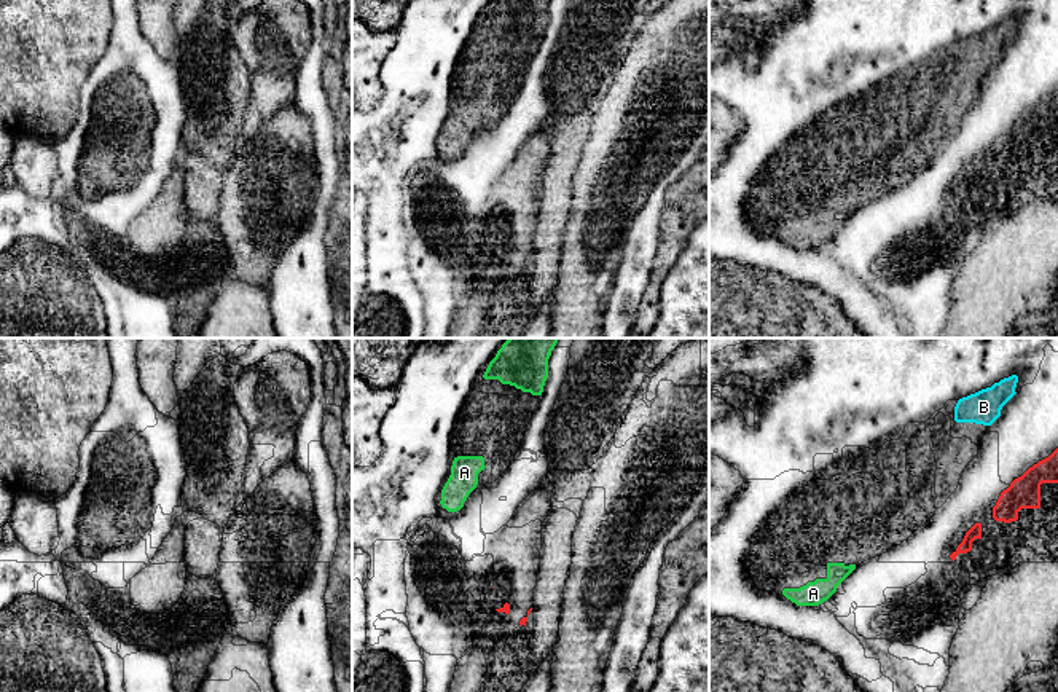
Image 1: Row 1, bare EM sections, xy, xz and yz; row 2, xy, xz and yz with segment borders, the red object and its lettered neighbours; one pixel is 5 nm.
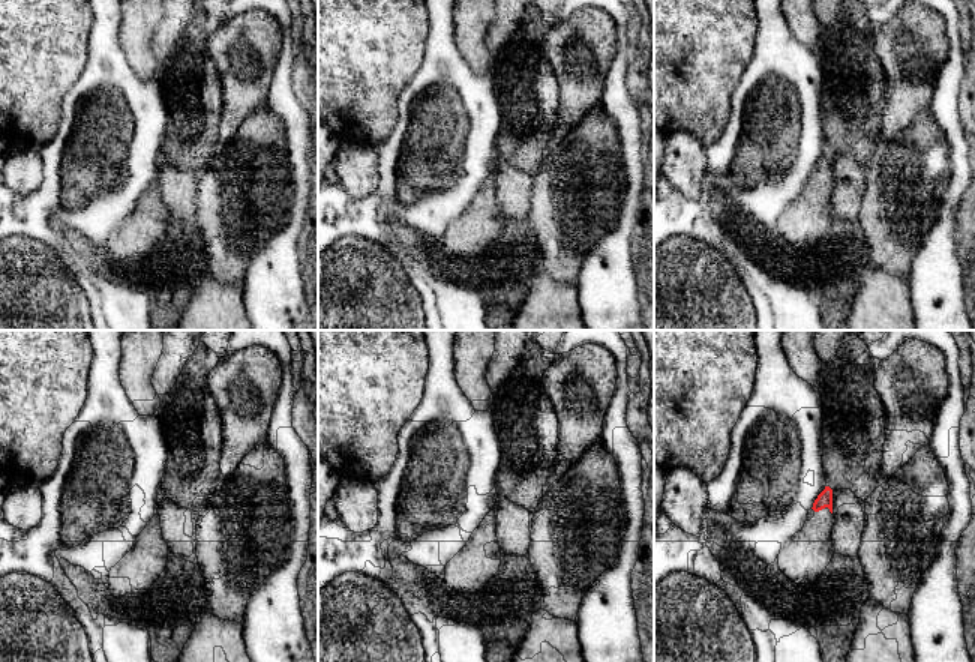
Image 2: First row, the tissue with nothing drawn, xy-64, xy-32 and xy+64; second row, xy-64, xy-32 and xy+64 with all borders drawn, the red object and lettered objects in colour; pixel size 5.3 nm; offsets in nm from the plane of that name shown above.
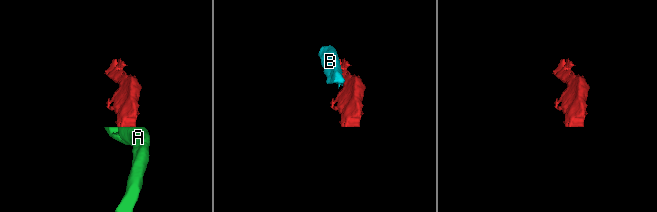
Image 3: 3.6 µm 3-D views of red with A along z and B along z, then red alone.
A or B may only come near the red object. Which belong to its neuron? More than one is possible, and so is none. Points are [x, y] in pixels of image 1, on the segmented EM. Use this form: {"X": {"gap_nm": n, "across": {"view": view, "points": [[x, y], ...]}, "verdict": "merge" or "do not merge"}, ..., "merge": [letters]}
{"A": {"gap_nm": 420, "across": {"view": "xz", "points": [[493, 587], [456, 511]]}, "verdict": "do not merge"}, "B": {"gap_nm": 300, "across": {"view": "yz", "points": [[1030, 467], [990, 424]]}, "verdict": "do not merge"}, "merge": []}

